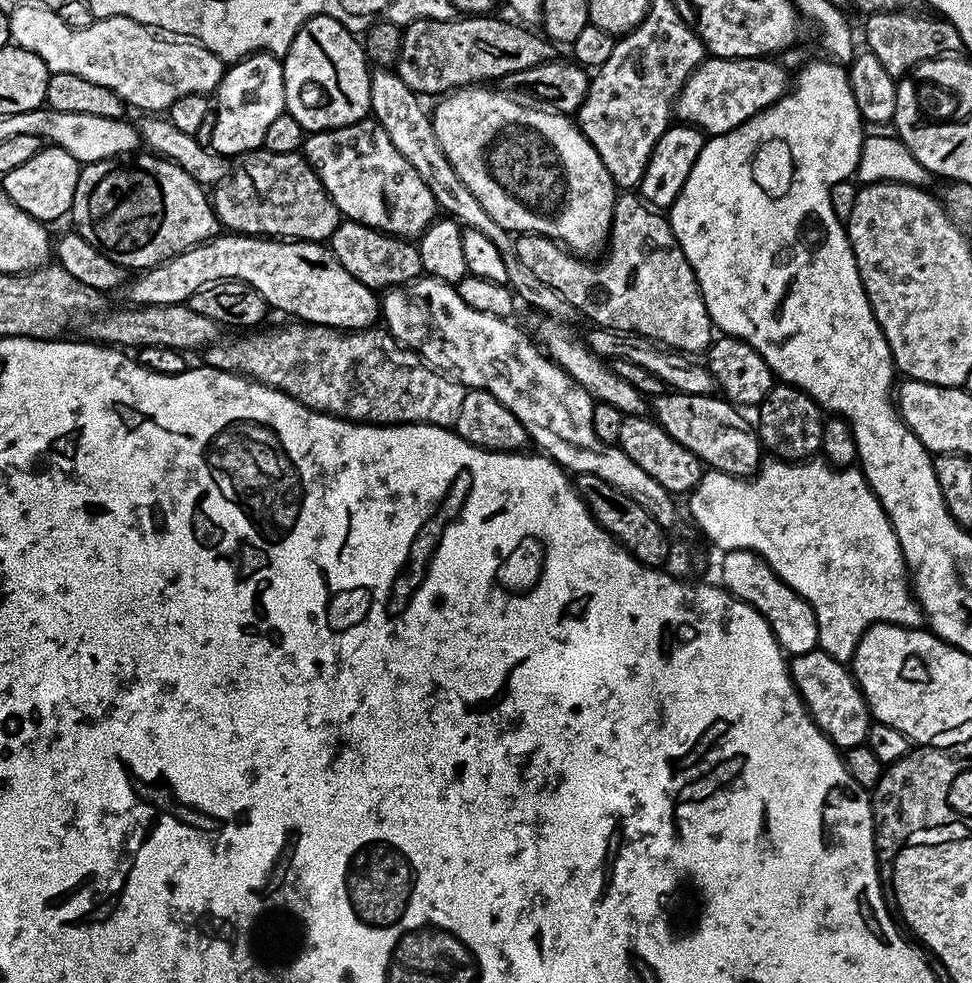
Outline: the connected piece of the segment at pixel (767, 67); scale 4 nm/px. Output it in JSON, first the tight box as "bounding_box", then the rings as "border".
{"bounding_box":[674,56,790,137],"border":[[[721,56],[706,58],[690,74],[674,101],[677,121],[691,124],[709,137],[721,136],[742,126],[752,116],[783,98],[790,88],[790,76],[772,58],[738,58],[727,60]]]}

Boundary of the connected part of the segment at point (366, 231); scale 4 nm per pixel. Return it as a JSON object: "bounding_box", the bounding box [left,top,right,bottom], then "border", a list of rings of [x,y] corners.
{"bounding_box":[330,219,424,290],"border":[[[341,219],[332,235],[330,247],[342,266],[346,266],[358,282],[373,290],[401,288],[411,280],[421,279],[424,272],[419,247],[411,239],[391,236],[389,232],[380,232],[353,220]]]}

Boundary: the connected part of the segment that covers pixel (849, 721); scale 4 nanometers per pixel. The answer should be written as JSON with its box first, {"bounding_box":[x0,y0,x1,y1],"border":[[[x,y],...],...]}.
{"bounding_box":[790,650,870,750],"border":[[[815,650],[791,657],[790,671],[812,720],[827,734],[831,744],[835,744],[837,749],[847,750],[861,747],[867,741],[870,723],[868,703],[845,661],[835,660],[830,658],[830,654]]]}

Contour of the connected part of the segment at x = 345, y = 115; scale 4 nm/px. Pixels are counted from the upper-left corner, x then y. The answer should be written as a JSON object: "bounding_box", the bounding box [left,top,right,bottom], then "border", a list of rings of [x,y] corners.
{"bounding_box":[282,16,370,134],"border":[[[311,16],[300,27],[290,50],[282,58],[284,65],[284,107],[311,134],[357,124],[370,112],[370,61],[364,55],[363,43],[337,20],[329,16]]]}

